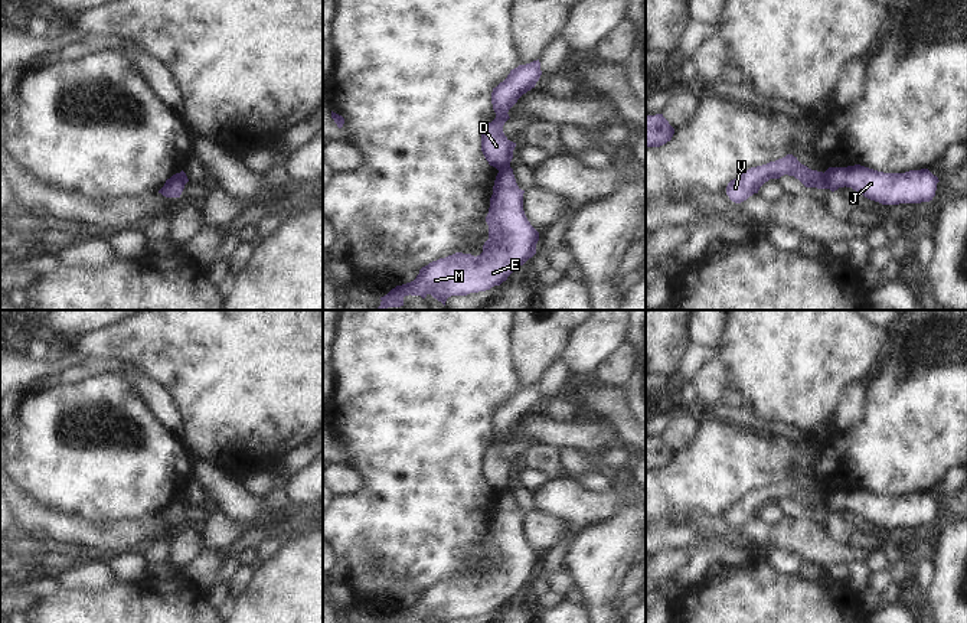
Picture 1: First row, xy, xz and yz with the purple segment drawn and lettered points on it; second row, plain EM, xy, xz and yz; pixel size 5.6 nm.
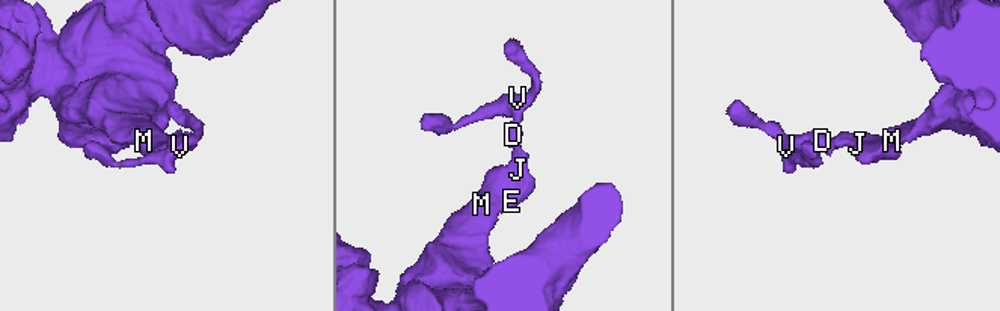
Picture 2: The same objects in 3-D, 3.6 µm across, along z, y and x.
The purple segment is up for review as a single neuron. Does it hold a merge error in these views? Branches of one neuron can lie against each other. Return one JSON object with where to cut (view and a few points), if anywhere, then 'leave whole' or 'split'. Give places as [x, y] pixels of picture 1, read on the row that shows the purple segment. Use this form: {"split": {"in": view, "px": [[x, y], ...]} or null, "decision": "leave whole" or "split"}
{"split": {"in": "yz", "px": [[823, 173], [823, 179], [830, 188]]}, "decision": "split"}

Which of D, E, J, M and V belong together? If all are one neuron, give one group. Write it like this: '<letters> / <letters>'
D V / E J M

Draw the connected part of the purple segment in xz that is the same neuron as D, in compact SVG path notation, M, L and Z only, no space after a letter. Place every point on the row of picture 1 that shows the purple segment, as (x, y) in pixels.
M538 59L512 69L507 78L493 88L491 104L496 118L481 133L481 151L489 164L497 170L510 166L516 147L516 143L503 133L503 125L510 118L507 112L523 94L535 88L540 75Z

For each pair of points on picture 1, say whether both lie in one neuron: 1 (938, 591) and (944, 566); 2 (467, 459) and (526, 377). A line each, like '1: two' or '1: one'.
1: one
2: two

